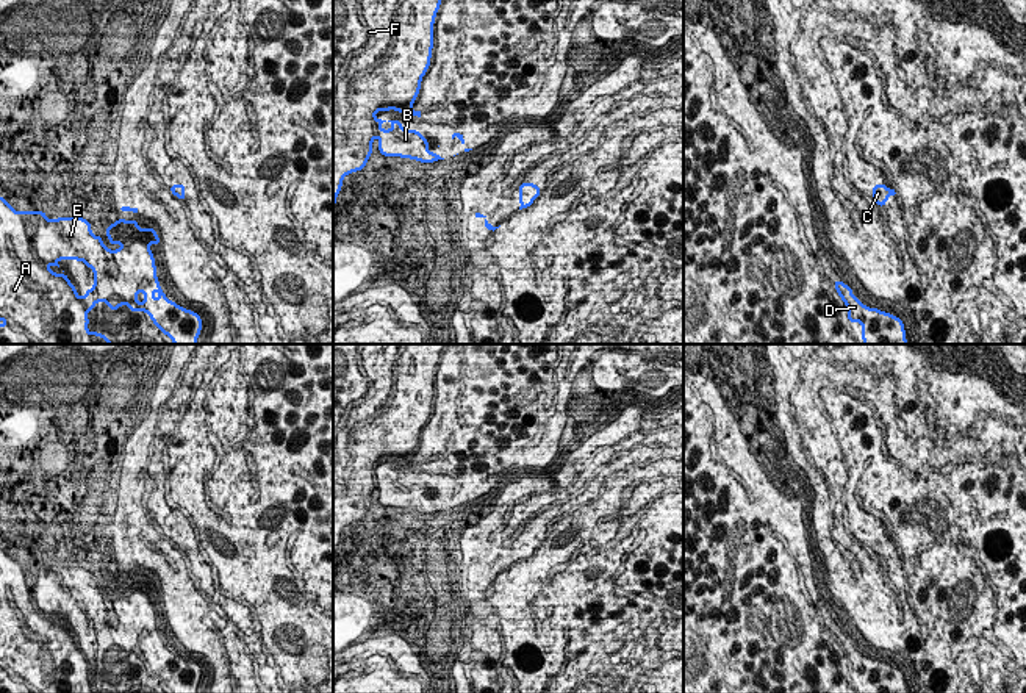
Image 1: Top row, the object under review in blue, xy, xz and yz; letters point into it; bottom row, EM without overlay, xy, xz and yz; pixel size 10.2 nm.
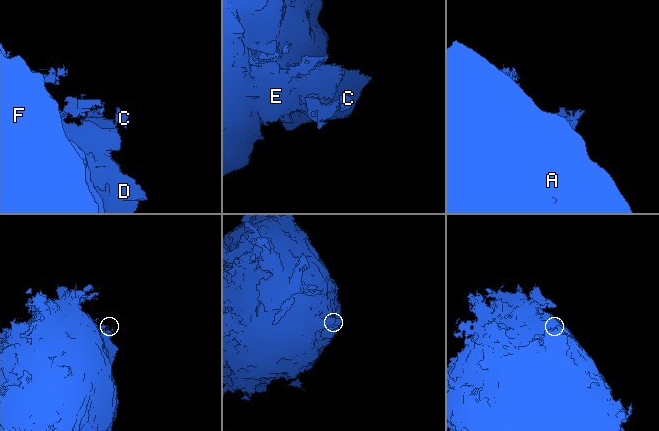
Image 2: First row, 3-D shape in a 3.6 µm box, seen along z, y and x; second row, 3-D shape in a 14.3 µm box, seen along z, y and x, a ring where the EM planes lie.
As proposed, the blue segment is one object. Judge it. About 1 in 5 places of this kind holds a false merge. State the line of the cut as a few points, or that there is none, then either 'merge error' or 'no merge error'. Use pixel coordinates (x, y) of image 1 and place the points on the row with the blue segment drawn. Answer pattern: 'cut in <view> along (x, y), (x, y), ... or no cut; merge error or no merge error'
no cut; no merge error

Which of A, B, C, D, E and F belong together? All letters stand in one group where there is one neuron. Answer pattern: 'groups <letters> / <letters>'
groups A B C D E F

